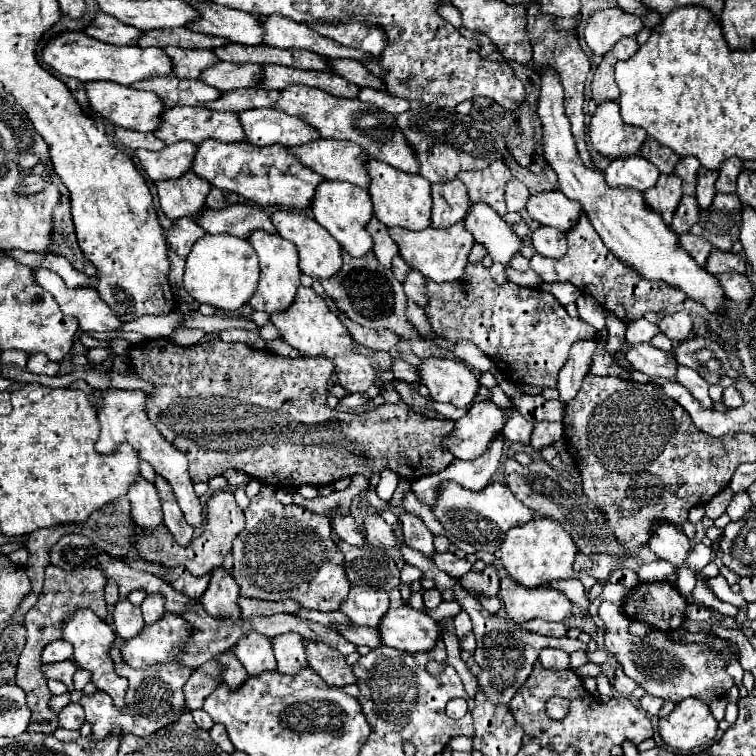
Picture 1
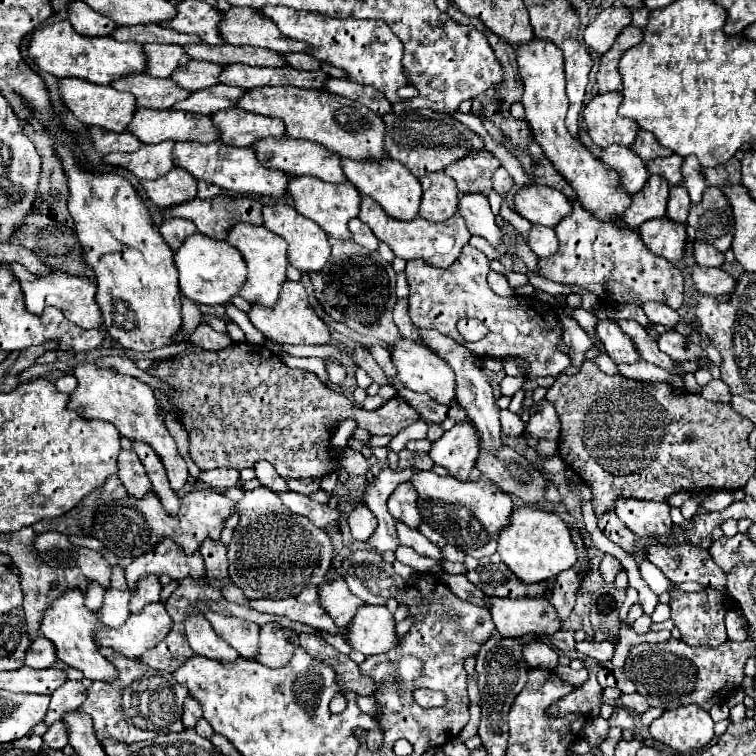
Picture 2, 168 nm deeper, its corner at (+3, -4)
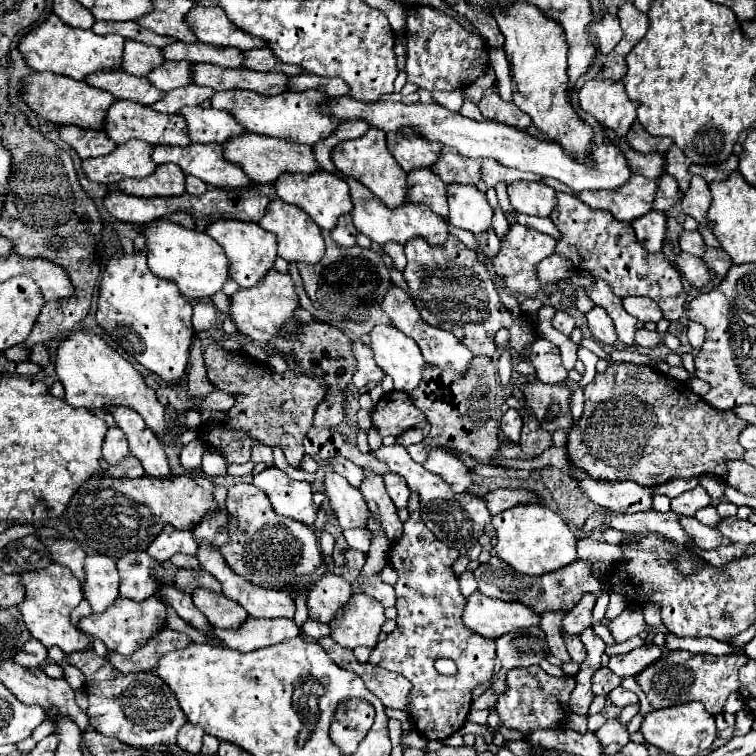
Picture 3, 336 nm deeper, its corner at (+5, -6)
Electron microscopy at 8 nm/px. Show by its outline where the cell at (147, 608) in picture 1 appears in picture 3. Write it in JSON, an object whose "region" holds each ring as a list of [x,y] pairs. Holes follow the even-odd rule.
{"region":[[[128,552],[118,560],[120,596],[130,600],[146,600],[154,596],[156,584],[164,576],[164,568],[152,560],[148,552]]]}

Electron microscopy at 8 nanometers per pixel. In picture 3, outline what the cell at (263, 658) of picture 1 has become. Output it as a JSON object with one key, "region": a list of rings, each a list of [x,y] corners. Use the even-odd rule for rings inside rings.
{"region":[[[196,588],[192,594],[194,604],[208,618],[208,622],[212,622],[212,626],[236,628],[236,624],[242,624],[248,618],[244,608],[234,600],[226,598],[224,594],[216,594],[206,588]]]}

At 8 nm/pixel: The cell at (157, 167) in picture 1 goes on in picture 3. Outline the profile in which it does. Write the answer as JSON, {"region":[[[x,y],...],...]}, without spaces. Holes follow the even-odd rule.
{"region":[[[128,140],[118,144],[104,158],[82,160],[82,170],[88,180],[98,184],[118,184],[124,178],[144,178],[156,170],[152,164],[152,144]]]}

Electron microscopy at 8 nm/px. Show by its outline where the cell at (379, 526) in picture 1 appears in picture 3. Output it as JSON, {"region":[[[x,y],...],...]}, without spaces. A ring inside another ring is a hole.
{"region":[[[328,470],[324,478],[324,492],[344,530],[364,528],[364,520],[368,520],[370,512],[358,488],[352,488],[348,480],[344,480],[344,476]]]}

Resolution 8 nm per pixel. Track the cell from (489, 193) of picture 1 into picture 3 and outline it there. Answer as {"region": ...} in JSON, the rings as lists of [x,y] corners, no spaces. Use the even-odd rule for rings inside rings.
{"region":[[[442,148],[438,160],[430,166],[430,170],[436,172],[436,176],[440,176],[446,184],[476,184],[480,180],[480,164],[482,160],[468,160],[454,148]]]}

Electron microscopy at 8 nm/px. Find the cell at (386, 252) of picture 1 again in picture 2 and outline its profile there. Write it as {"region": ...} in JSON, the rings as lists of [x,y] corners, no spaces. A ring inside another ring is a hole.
{"region":[[[354,218],[354,220],[350,220],[348,226],[350,226],[350,232],[352,232],[354,242],[358,242],[360,246],[366,246],[370,252],[376,252],[376,250],[378,250],[380,240],[372,234],[372,230],[370,230],[362,220]]]}

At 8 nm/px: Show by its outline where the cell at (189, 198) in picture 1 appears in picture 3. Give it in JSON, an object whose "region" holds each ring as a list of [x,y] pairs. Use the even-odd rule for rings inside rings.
{"region":[[[162,164],[148,178],[140,180],[122,180],[118,190],[132,196],[180,196],[184,194],[184,172],[176,164]]]}

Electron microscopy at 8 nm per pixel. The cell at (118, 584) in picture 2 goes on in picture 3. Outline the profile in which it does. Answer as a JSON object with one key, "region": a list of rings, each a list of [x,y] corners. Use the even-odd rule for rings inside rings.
{"region":[[[92,554],[84,560],[84,572],[84,600],[92,606],[92,612],[104,612],[104,608],[118,598],[116,562],[104,554]]]}

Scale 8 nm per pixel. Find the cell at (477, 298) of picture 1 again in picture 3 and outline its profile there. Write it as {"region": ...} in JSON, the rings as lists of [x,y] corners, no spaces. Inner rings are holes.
{"region":[[[448,236],[448,240],[438,246],[428,244],[424,238],[408,240],[408,244],[404,244],[404,252],[408,258],[404,278],[422,318],[432,326],[452,332],[474,354],[494,358],[497,355],[494,334],[502,328],[510,330],[510,348],[518,354],[522,354],[524,346],[536,338],[534,324],[524,316],[512,318],[512,312],[498,300],[488,268],[484,268],[476,260],[476,252],[456,236]]]}

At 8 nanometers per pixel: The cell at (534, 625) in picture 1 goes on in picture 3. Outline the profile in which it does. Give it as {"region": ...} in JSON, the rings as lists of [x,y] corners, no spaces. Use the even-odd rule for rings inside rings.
{"region":[[[580,638],[568,640],[568,642],[566,642],[566,648],[568,648],[570,658],[572,658],[576,664],[580,664],[580,662],[586,658],[586,648],[584,648],[584,644],[580,642]]]}

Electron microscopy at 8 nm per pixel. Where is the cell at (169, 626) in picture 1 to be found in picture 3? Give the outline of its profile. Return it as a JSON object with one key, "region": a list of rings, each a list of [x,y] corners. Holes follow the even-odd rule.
{"region":[[[150,596],[142,602],[128,600],[128,598],[116,598],[116,602],[106,612],[80,618],[78,628],[92,638],[100,638],[108,646],[108,650],[128,656],[138,648],[138,642],[146,642],[152,636],[156,636],[156,632],[160,632],[164,624],[166,624],[166,606],[160,598]]]}

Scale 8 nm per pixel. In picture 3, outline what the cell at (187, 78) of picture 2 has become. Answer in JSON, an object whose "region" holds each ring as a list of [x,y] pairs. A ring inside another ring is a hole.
{"region":[[[164,62],[154,68],[146,78],[152,86],[164,92],[192,84],[192,72],[188,62]]]}

